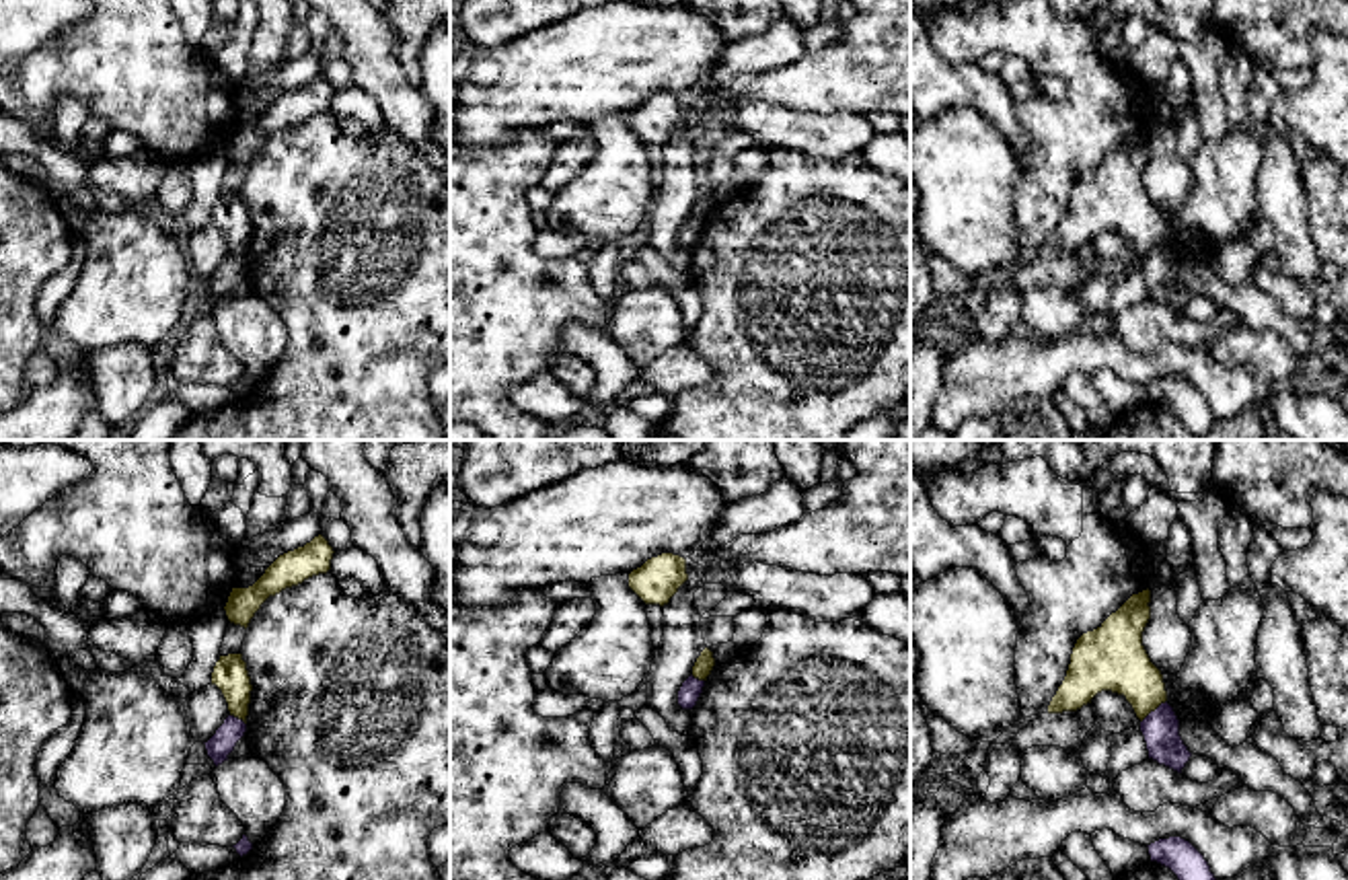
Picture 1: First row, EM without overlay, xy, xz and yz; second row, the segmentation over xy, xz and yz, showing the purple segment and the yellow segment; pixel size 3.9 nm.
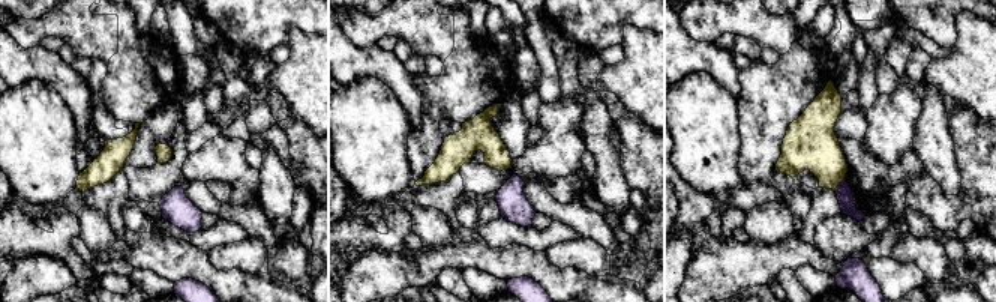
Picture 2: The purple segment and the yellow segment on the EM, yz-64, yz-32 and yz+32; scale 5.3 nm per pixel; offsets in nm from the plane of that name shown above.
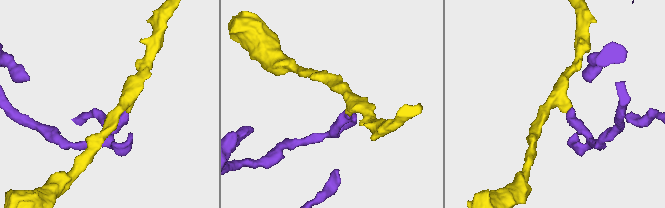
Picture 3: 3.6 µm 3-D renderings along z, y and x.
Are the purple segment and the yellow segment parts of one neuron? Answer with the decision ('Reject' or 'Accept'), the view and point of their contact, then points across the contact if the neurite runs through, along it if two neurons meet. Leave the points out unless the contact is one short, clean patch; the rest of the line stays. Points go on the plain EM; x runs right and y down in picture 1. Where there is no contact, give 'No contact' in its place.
Reject. Touches purple at yz (1155, 249). Boundary: yz (1166, 239), (1141, 262)

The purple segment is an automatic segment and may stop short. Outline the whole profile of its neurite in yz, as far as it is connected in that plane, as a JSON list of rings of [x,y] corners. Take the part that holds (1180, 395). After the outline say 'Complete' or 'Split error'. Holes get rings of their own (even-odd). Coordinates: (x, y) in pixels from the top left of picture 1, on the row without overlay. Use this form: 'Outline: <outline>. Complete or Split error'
Outline: [[[1169,376],[1147,387],[1151,401],[1169,407],[1196,438],[1208,436],[1216,417],[1204,395],[1190,380]]]. Complete

